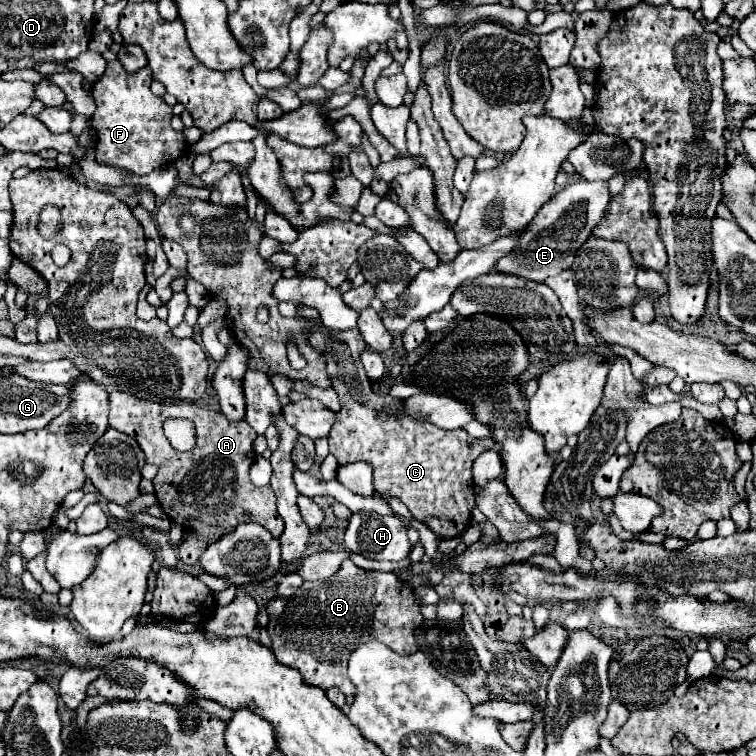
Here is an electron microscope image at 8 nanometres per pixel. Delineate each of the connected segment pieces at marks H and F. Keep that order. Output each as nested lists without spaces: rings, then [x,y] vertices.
[[[355,512],[351,514],[351,524],[345,530],[343,544],[349,552],[361,554],[373,560],[403,560],[409,556],[411,542],[407,540],[407,528],[395,516],[379,516],[377,512]]]
[[[119,60],[107,64],[105,74],[93,86],[97,112],[91,118],[91,128],[97,136],[97,162],[127,168],[135,174],[149,174],[155,168],[173,164],[185,154],[185,140],[181,132],[171,128],[173,108],[163,98],[151,92],[153,74],[149,66],[127,72]]]

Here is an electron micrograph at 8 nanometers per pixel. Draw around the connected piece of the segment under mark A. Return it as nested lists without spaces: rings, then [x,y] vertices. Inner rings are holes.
[[[111,392],[111,412],[109,412],[109,426],[125,432],[129,436],[133,436],[141,450],[145,452],[145,458],[149,464],[159,466],[159,480],[155,478],[155,496],[163,508],[163,512],[167,514],[169,520],[181,524],[185,528],[185,532],[189,534],[177,548],[179,558],[185,564],[197,564],[199,556],[207,550],[207,546],[211,546],[213,542],[217,542],[219,538],[223,538],[225,534],[233,532],[237,528],[237,524],[241,522],[257,522],[261,524],[265,530],[269,530],[273,534],[273,538],[279,538],[283,532],[283,520],[277,514],[277,506],[275,506],[275,494],[271,488],[255,488],[249,480],[249,468],[255,460],[253,454],[253,440],[257,438],[257,432],[245,422],[229,422],[221,412],[209,410],[209,408],[201,408],[197,404],[191,402],[179,402],[179,404],[159,404],[153,402],[149,398],[139,398],[135,394],[129,392]],[[167,418],[189,418],[195,424],[195,436],[197,436],[197,444],[193,450],[189,452],[177,452],[173,450],[173,446],[169,444],[169,440],[163,434],[163,422]]]

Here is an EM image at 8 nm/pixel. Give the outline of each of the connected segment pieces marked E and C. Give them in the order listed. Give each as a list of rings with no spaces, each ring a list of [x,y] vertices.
[[[573,182],[555,194],[529,224],[529,230],[521,236],[521,244],[515,252],[501,258],[497,272],[523,276],[535,282],[543,282],[549,276],[557,276],[573,264],[577,248],[591,236],[593,228],[605,218],[611,202],[607,182]]]
[[[319,324],[317,332],[309,334],[309,342],[313,348],[321,350],[327,358],[327,372],[333,380],[333,388],[341,398],[341,412],[337,412],[333,432],[329,434],[329,450],[339,460],[339,466],[349,462],[369,462],[373,466],[375,476],[375,490],[381,496],[393,496],[399,498],[411,516],[431,528],[433,534],[437,534],[441,540],[451,540],[463,534],[463,530],[471,524],[471,510],[475,508],[475,482],[471,466],[475,458],[491,448],[495,448],[493,438],[473,438],[463,428],[459,430],[441,430],[433,426],[431,422],[421,422],[417,418],[411,418],[405,412],[403,400],[391,398],[389,394],[379,394],[371,388],[371,382],[365,374],[365,368],[361,364],[361,352],[365,350],[365,342],[361,338],[361,332],[347,330],[347,332],[331,332],[323,324]]]

